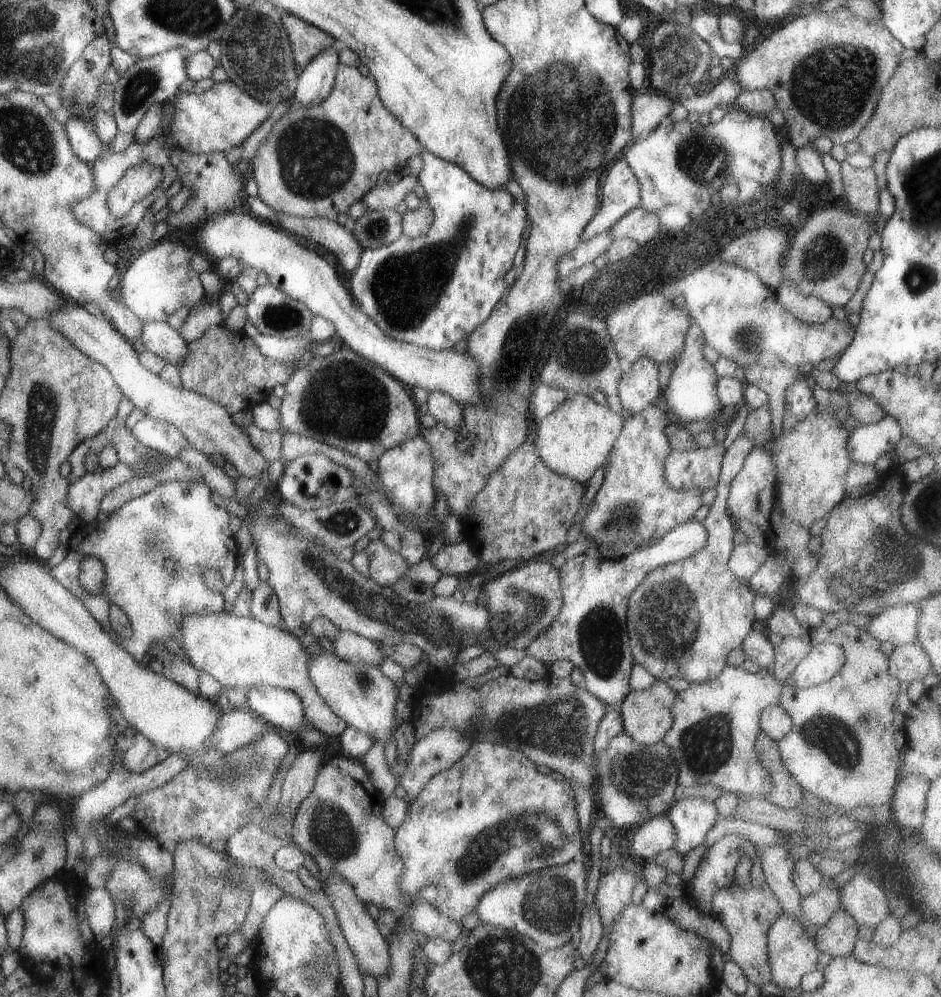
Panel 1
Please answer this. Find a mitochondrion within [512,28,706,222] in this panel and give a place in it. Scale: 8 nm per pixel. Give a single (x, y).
(612, 120)

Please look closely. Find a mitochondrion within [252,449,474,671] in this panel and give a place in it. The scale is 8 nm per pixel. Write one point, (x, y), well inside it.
(343, 522)

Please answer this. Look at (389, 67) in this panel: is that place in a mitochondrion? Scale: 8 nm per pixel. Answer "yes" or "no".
no

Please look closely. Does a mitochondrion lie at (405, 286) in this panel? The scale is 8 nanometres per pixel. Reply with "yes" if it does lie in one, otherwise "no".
yes

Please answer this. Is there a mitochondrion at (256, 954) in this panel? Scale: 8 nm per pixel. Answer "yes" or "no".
no

